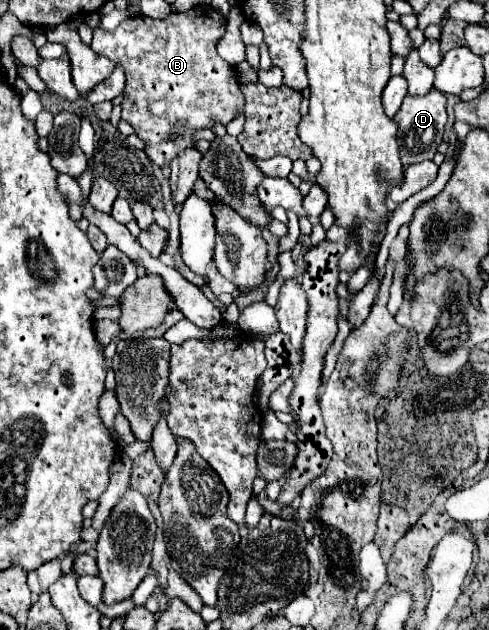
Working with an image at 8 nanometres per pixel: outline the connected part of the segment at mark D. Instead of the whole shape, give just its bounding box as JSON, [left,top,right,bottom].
[395,90,447,168]

